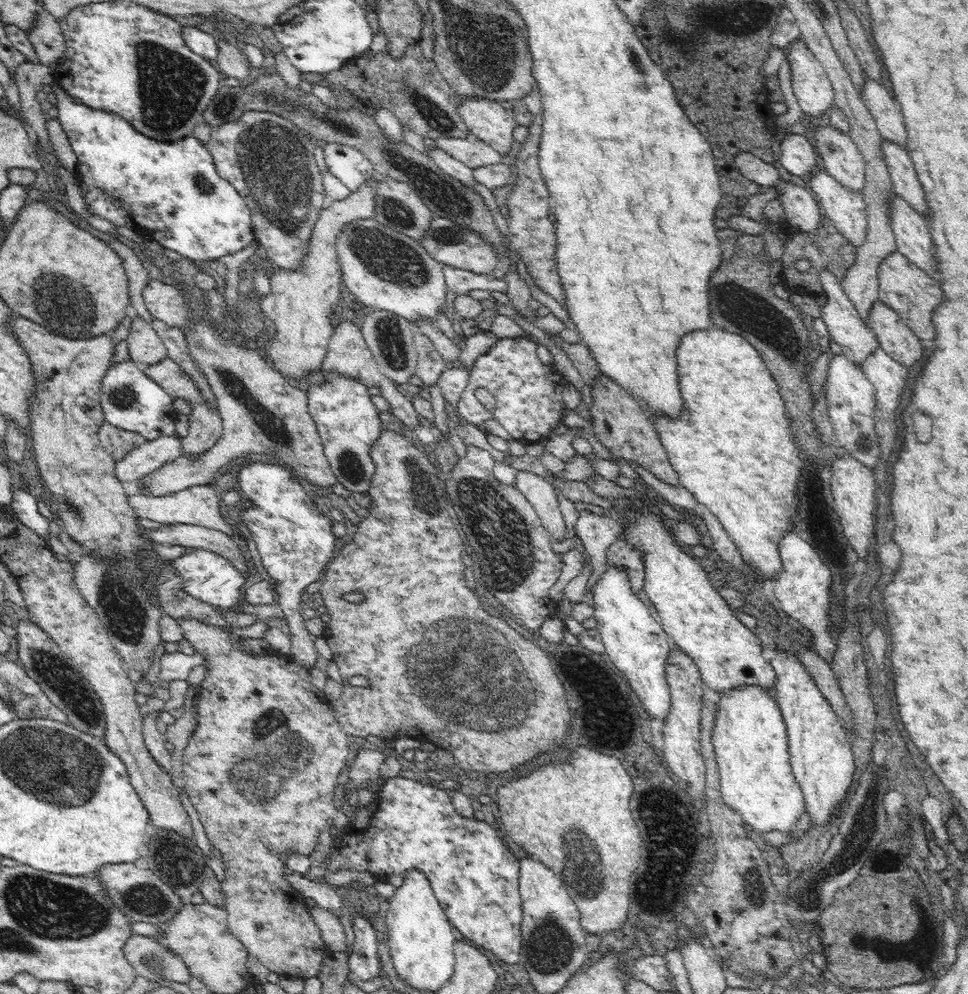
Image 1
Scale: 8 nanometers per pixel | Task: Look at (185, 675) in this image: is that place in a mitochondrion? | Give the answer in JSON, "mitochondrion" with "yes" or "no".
{"mitochondrion":"no"}

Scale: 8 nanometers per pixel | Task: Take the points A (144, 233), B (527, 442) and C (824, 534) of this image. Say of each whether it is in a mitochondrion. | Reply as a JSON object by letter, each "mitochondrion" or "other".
{"A":"other","B":"other","C":"mitochondrion"}

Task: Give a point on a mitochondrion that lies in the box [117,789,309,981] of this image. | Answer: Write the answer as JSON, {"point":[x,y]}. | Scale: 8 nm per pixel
{"point":[173,860]}

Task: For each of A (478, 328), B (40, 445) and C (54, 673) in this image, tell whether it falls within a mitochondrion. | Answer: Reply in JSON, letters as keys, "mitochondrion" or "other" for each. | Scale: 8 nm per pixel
{"A":"other","B":"other","C":"mitochondrion"}

